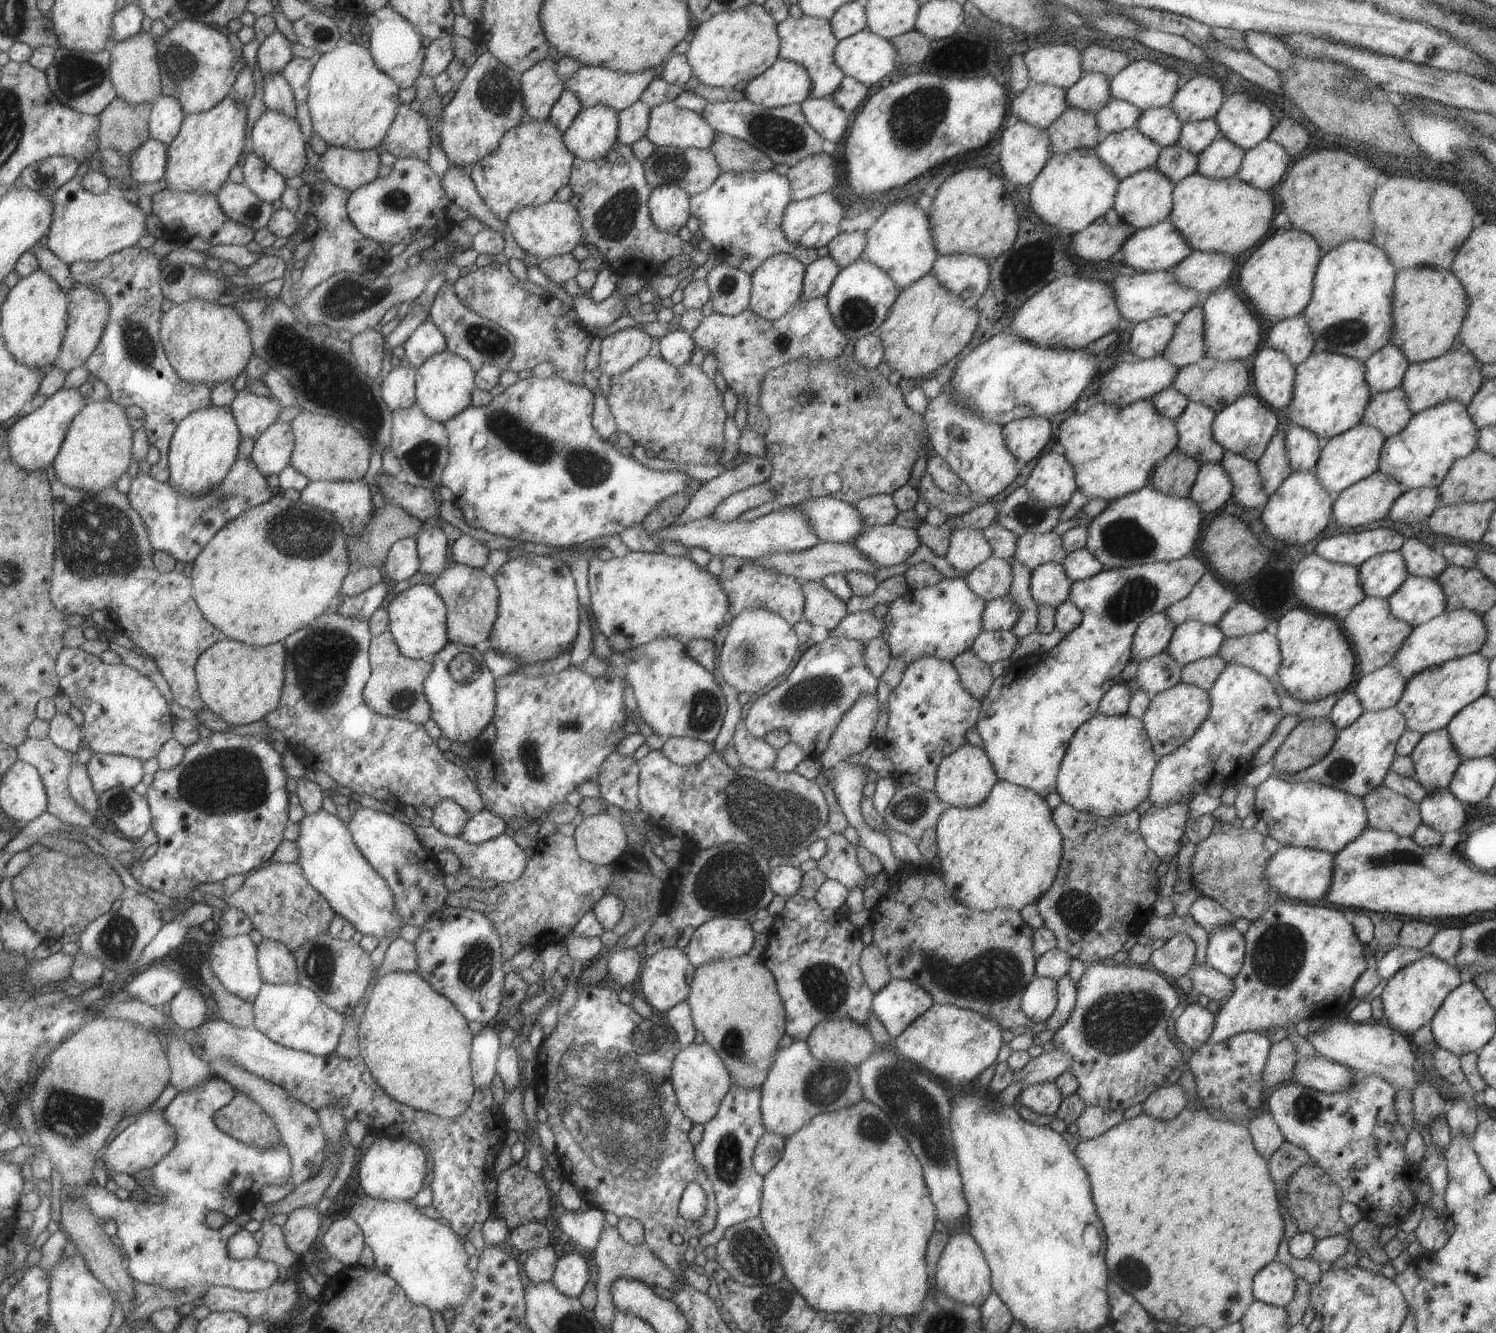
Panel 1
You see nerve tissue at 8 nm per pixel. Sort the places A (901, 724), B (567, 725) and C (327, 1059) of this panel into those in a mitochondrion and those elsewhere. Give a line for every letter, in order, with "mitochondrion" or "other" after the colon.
A: other
B: mitochondrion
C: other

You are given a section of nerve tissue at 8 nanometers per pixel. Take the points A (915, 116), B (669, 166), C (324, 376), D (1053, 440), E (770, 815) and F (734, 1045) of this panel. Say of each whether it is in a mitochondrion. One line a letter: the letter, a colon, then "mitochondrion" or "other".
A: mitochondrion
B: mitochondrion
C: mitochondrion
D: other
E: mitochondrion
F: mitochondrion

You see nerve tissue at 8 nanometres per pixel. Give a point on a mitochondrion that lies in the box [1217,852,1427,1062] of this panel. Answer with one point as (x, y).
(1279, 952)

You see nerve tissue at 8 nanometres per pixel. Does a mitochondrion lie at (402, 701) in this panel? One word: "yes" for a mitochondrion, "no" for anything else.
yes

